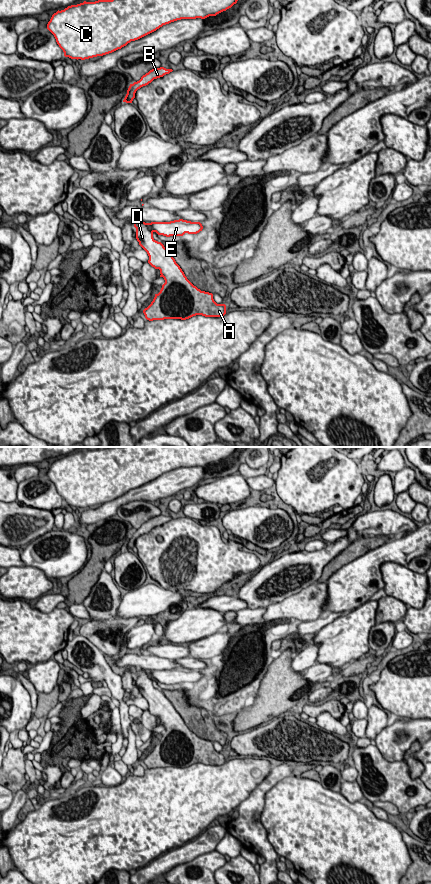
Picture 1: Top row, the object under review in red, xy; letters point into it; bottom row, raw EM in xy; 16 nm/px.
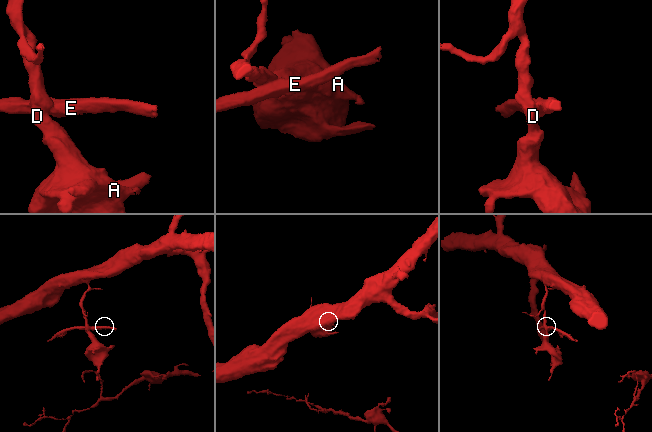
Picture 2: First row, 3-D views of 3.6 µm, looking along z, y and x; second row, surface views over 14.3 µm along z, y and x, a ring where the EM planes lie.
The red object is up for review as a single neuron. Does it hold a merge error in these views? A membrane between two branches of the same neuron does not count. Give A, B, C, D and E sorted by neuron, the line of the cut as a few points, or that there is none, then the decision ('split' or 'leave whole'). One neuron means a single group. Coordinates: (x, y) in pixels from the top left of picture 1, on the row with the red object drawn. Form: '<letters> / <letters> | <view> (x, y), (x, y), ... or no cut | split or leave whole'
A B C D / E | xy (147, 223), (153, 231) | split

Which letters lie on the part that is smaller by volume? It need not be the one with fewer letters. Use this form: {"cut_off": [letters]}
{"cut_off": ["E"]}

